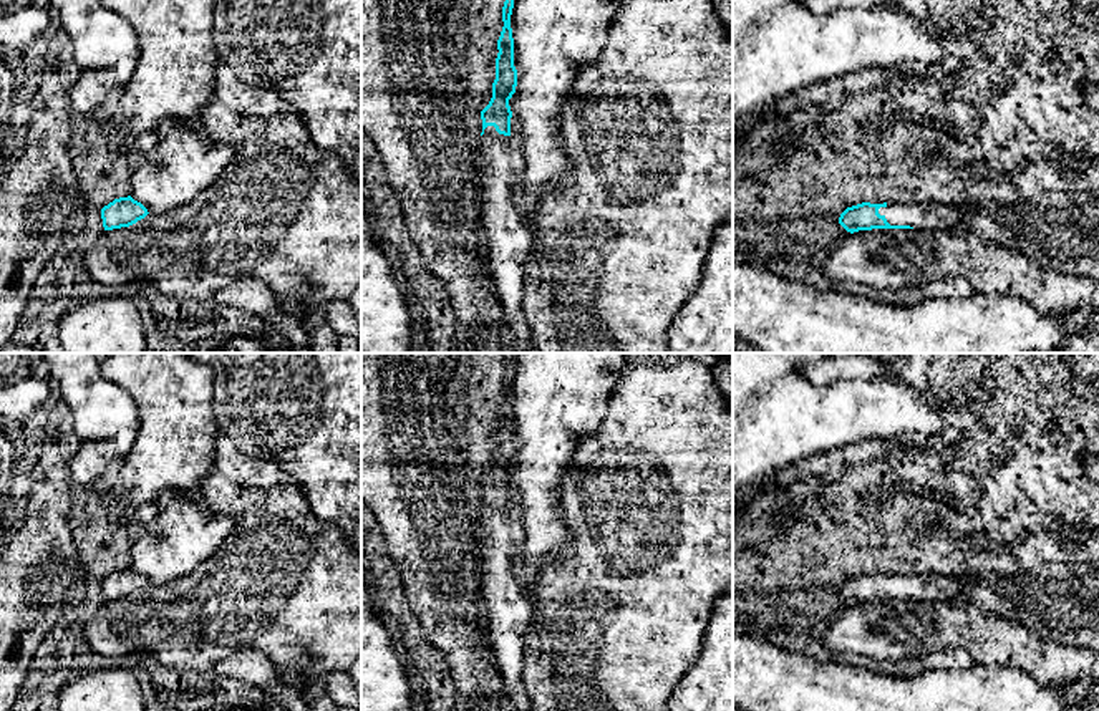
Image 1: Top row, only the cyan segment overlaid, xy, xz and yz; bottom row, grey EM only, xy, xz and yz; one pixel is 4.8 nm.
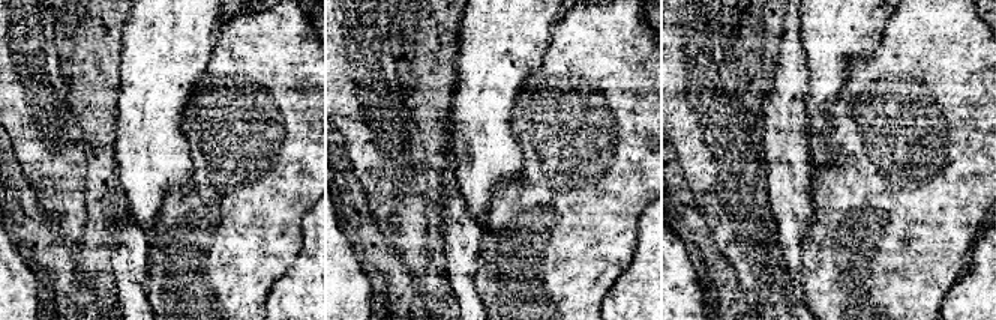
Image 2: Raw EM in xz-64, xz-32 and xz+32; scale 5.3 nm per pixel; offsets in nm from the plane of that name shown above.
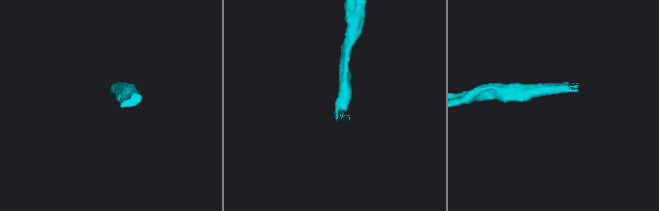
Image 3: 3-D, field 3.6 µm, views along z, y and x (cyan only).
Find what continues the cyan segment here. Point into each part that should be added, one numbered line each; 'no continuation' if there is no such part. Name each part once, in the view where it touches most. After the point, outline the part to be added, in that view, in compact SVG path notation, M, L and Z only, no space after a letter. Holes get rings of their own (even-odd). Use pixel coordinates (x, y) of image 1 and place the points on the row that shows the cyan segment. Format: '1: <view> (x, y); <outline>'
1: yz (927, 216); M925 202L925 204L887 204L879 209L879 214L887 219L890 225L910 225L915 230L930 230L935 227L951 229L970 215L973 202Z

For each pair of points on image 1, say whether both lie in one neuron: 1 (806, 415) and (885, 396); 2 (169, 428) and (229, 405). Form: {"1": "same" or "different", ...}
{"1": "same", "2": "different"}

